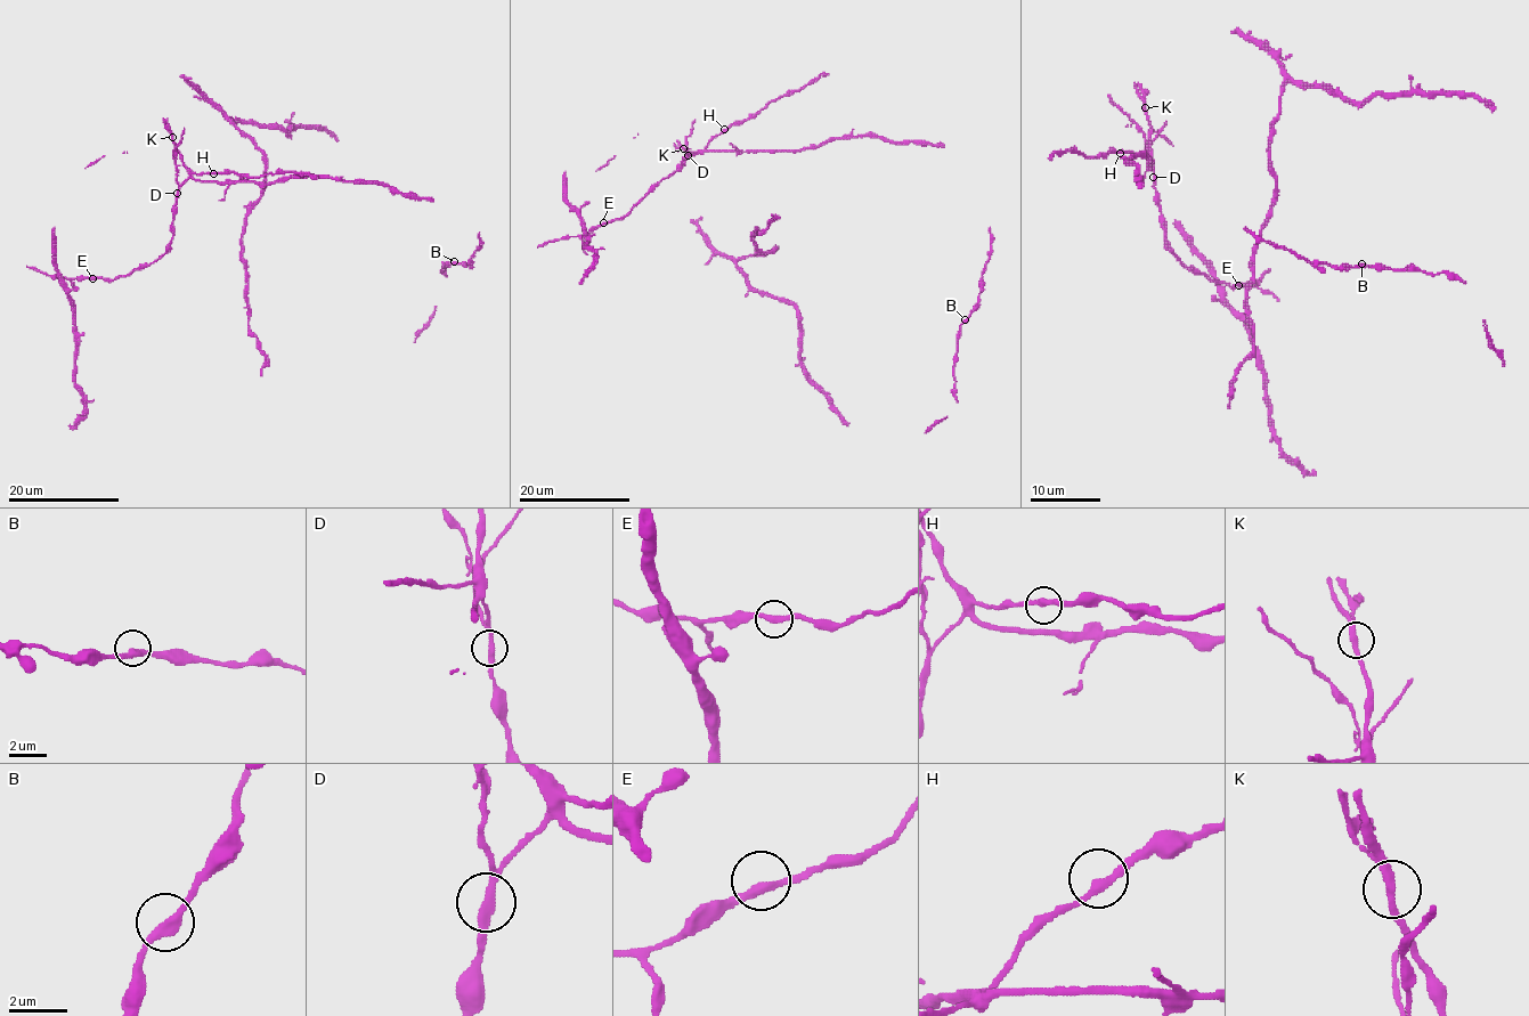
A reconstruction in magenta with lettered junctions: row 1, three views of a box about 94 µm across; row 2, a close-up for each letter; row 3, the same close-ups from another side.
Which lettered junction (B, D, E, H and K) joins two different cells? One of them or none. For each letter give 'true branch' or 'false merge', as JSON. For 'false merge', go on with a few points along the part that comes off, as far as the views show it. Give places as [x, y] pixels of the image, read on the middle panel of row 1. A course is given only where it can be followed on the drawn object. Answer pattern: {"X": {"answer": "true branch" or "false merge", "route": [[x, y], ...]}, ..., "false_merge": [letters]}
{"B": {"answer": "true branch"}, "D": {"answer": "false merge", "route": [[688, 155], [686, 137], [694, 120]]}, "E": {"answer": "true branch"}, "H": {"answer": "true branch"}, "K": {"answer": "true branch"}, "false_merge": ["D"]}

